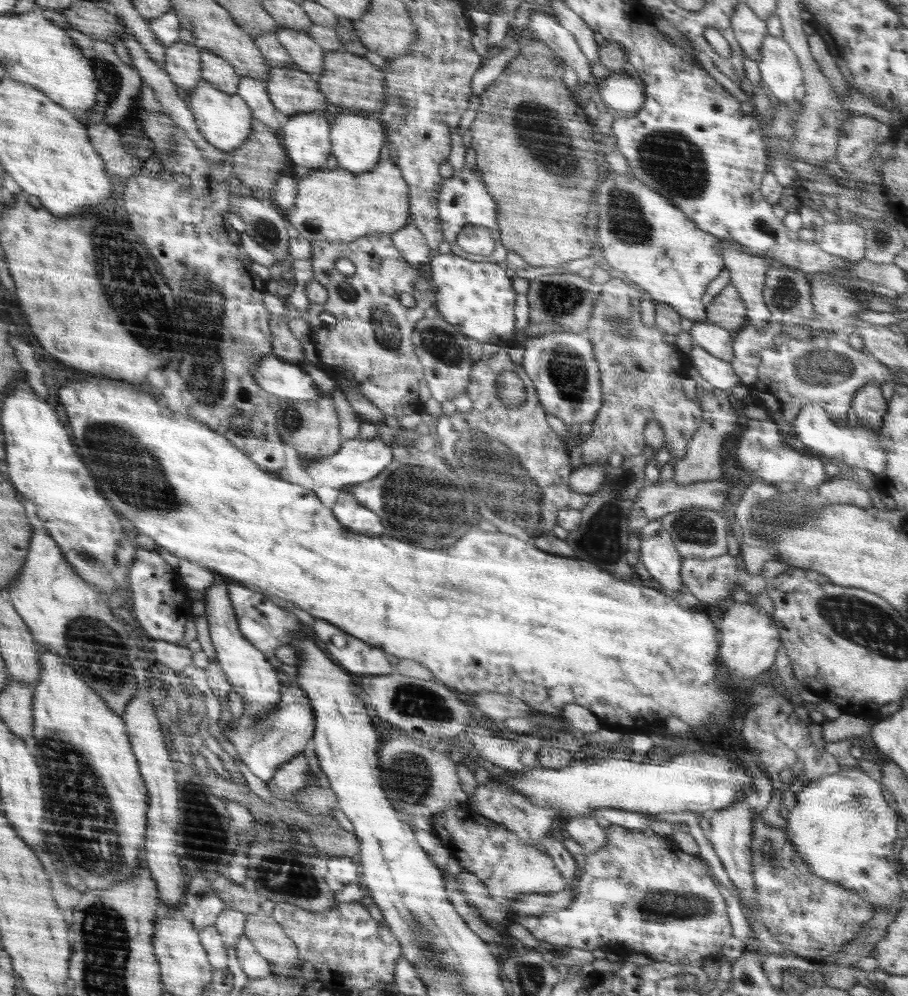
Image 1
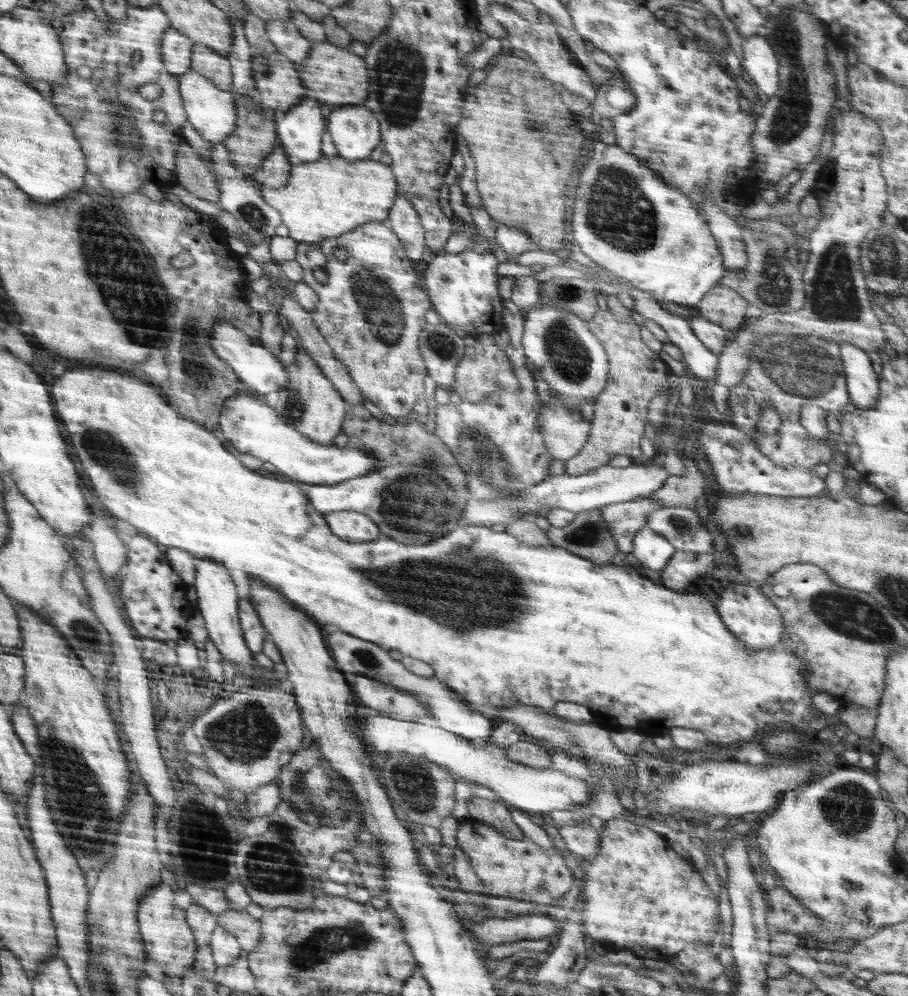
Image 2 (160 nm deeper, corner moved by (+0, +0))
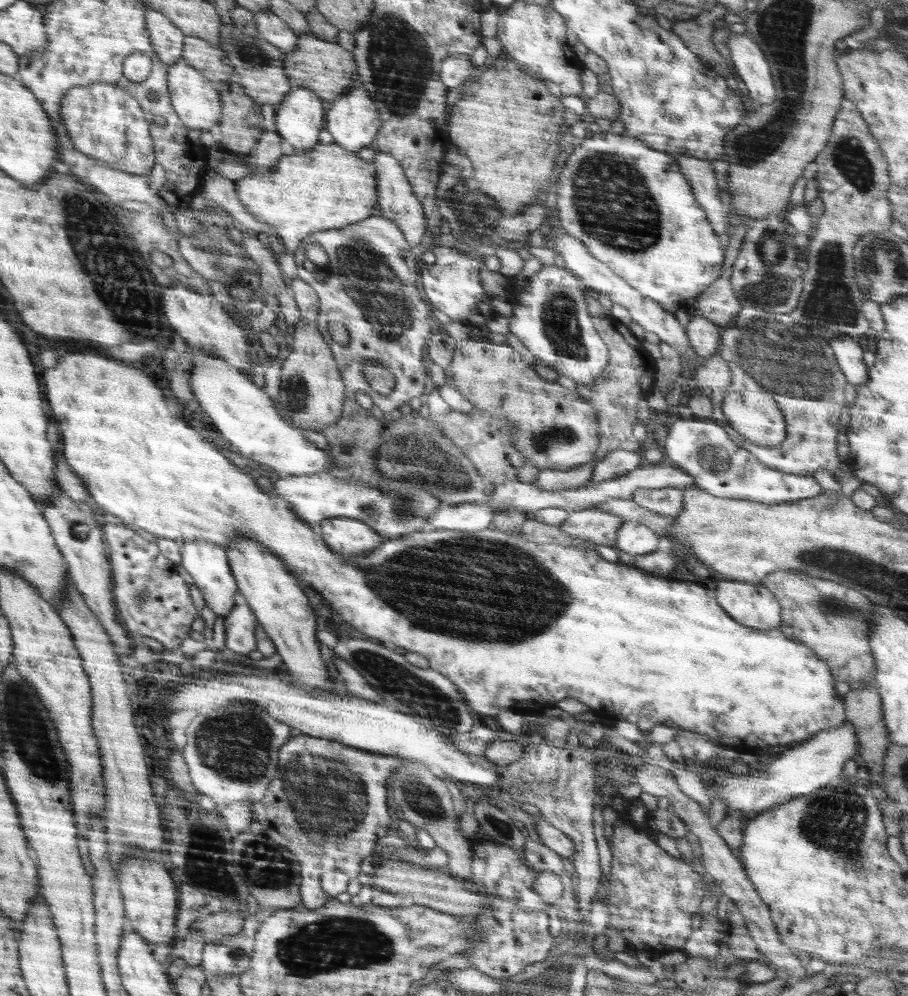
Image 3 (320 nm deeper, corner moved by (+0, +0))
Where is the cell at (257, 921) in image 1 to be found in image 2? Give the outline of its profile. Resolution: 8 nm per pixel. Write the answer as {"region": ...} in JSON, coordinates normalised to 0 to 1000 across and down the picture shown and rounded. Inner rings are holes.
{"region":[[[270,914],[241,917],[240,931],[257,938],[263,944],[264,953],[270,958],[282,956],[289,942],[289,929],[286,924],[279,922]]]}

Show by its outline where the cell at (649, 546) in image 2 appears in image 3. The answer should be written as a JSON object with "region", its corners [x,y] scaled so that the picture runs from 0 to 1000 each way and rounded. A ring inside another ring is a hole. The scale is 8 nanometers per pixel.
{"region":[[[688,522],[680,532],[681,551],[696,558],[722,554],[727,539],[717,530]]]}

